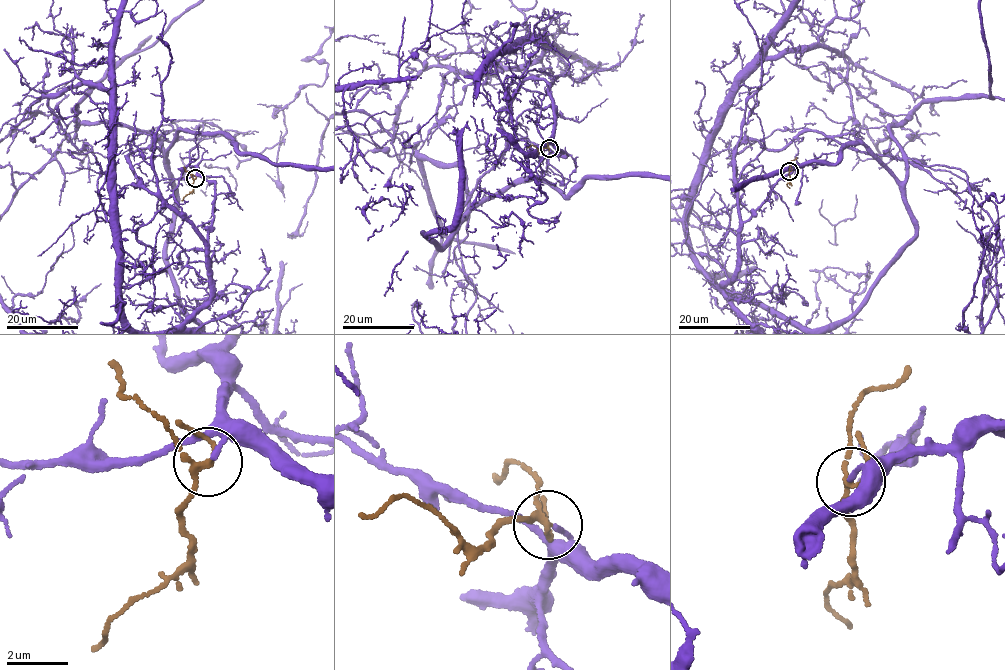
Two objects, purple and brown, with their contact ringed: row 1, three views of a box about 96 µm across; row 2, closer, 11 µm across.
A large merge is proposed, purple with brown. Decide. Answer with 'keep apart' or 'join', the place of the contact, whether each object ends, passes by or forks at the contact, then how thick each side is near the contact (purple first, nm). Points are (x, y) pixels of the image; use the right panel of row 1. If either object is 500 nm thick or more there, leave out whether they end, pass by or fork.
join; place (789, 171); purple ends; brown forks; calibres 160 and 160 nm

